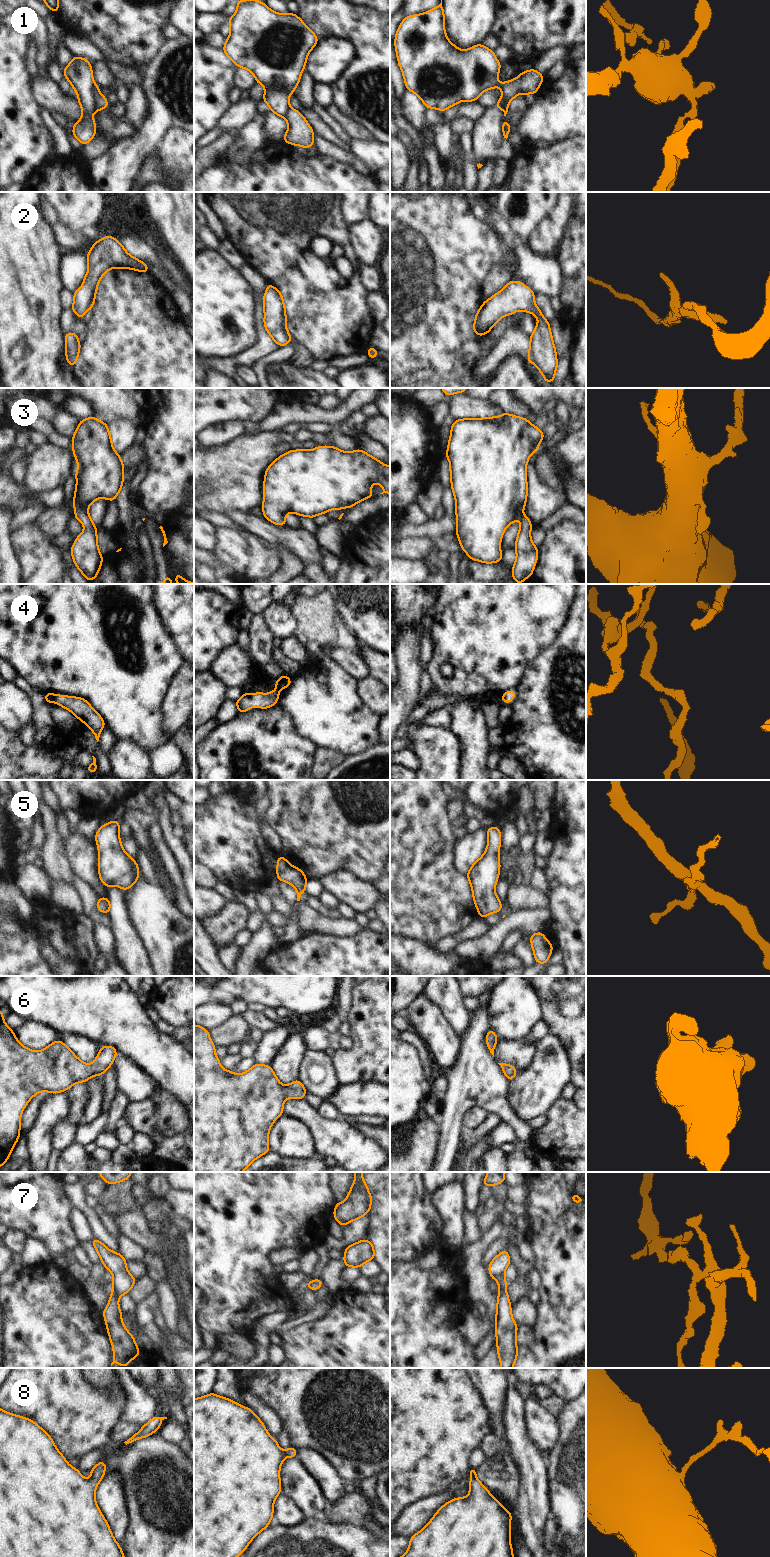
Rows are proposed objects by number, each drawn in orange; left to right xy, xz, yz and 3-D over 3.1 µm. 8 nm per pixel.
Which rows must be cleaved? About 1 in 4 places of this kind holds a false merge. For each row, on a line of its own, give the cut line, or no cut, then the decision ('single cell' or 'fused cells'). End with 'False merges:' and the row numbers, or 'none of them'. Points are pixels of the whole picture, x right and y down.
1: cut xy (94, 84), (93, 91), (96, 110); fused cells
2: cut none; single cell
3: cut none; single cell
4: cut none; single cell
5: cut none; single cell
6: cut none; single cell
7: cut none; single cell
8: cut none; single cell
False merges: 1

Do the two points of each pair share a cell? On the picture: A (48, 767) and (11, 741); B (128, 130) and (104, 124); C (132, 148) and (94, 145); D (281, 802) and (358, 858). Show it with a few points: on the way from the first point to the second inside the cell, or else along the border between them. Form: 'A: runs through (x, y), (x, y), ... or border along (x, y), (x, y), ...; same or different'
A: runs through (39, 764), (32, 762), (20, 750); same
B: runs through (122, 129), (112, 129), (110, 127); same
C: border along (111, 144), (105, 153), (90, 159); different
D: runs through (300, 802), (339, 839); same

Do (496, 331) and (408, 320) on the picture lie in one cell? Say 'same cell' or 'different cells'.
different cells

